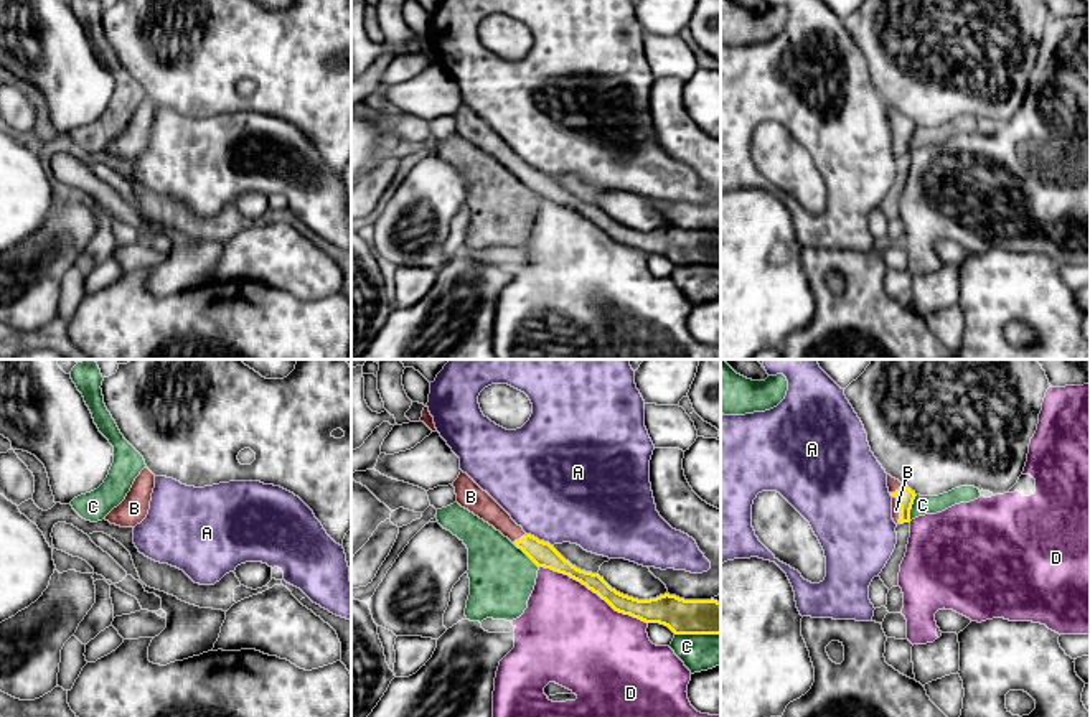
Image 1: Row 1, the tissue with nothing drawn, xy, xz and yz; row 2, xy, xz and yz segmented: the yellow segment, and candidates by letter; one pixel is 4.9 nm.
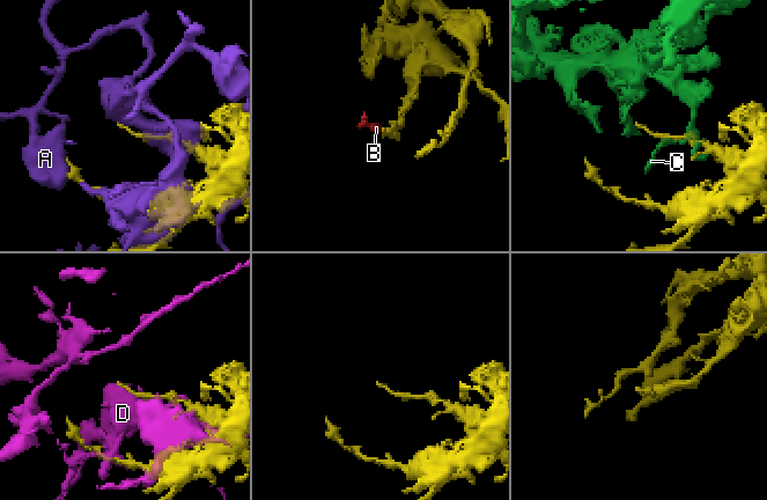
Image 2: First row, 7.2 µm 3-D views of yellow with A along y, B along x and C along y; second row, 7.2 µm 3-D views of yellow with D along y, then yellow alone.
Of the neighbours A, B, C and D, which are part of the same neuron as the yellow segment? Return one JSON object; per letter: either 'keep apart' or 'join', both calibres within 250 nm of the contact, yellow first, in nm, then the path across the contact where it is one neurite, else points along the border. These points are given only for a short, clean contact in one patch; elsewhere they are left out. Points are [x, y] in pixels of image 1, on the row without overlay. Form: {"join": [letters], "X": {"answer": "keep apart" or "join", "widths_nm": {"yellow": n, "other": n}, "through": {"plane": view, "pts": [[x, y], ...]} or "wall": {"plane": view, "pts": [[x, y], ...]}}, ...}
{"join": ["B"], "A": {"answer": "keep apart", "widths_nm": {"yellow": 120, "other": 480}}, "B": {"answer": "join", "widths_nm": {"yellow": 90, "other": 50}, "through": {"plane": "yz", "pts": [[906, 127], [899, 135], [896, 140]]}}, "C": {"answer": "keep apart", "widths_nm": {"yellow": 120, "other": 320}}, "D": {"answer": "keep apart", "widths_nm": {"yellow": 100, "other": 480}}}

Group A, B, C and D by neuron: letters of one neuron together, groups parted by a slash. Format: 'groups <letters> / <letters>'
groups A / B / C / D

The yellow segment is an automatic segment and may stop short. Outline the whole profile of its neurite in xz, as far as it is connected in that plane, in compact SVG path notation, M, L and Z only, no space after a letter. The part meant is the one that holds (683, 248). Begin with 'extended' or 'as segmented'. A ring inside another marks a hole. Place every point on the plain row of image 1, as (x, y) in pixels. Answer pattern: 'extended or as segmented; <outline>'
extended; M460 102L452 115L457 134L493 157L521 180L538 198L569 206L605 231L615 242L645 254L660 254L674 265L721 265L721 232L684 231L676 226L660 226L638 231L612 219L599 204L585 203L566 191L549 173L526 165L511 147L467 104Z

